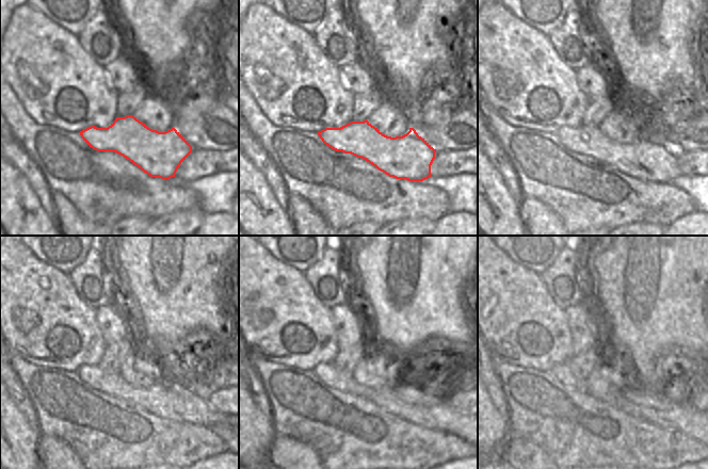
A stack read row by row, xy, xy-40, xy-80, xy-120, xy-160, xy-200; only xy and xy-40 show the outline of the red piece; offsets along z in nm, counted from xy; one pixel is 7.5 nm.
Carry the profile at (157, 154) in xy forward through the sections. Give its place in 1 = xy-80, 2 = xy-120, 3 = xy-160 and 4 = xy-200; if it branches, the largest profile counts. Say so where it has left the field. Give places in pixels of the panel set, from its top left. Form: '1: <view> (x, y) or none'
1: xy-80 (648, 159)
2: xy-120 (172, 399)
3: xy-160 (440, 416)
4: xy-200 (682, 417)

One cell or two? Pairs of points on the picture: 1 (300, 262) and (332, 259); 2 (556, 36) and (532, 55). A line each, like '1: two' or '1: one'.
1: two
2: two

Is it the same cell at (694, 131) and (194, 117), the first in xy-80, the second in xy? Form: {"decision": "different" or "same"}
{"decision": "same"}

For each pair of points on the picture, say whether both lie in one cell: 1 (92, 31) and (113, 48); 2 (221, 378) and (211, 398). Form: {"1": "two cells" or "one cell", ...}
{"1": "one cell", "2": "two cells"}

